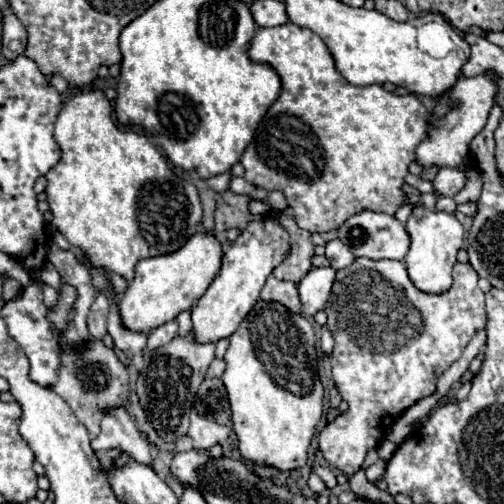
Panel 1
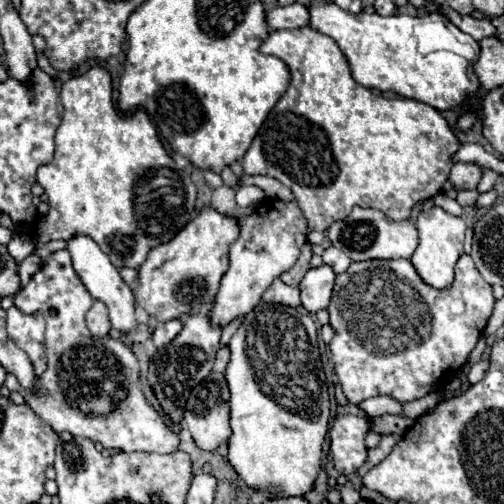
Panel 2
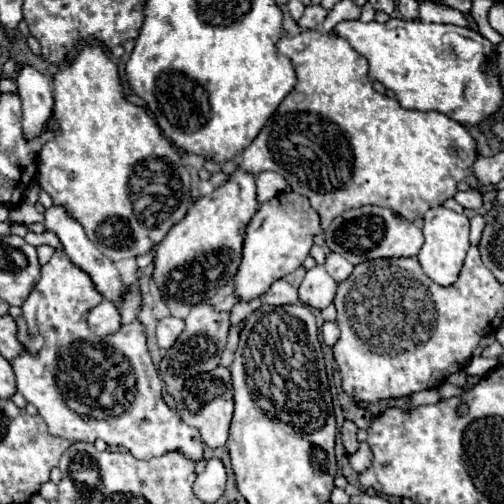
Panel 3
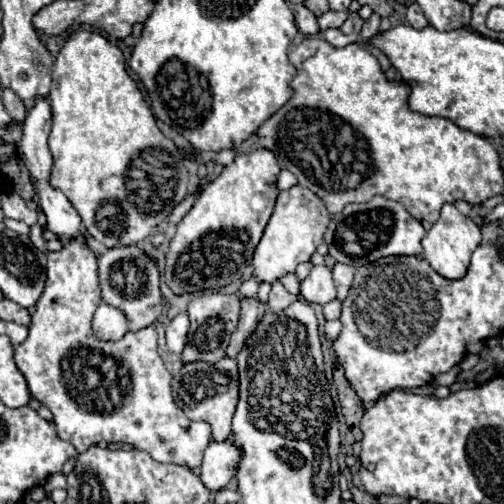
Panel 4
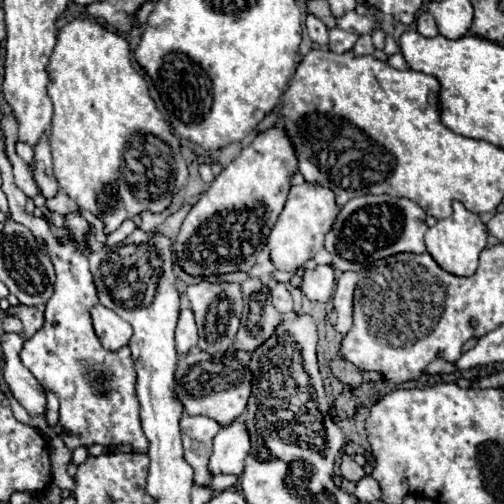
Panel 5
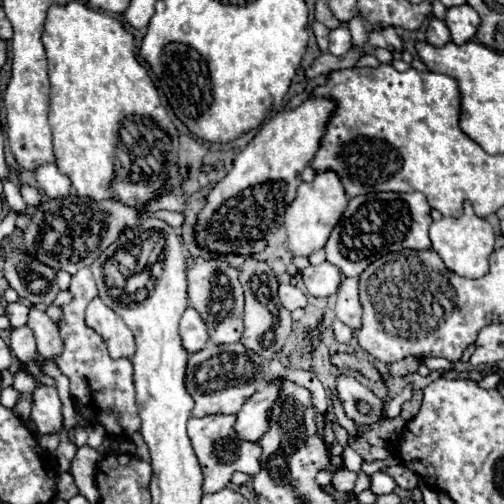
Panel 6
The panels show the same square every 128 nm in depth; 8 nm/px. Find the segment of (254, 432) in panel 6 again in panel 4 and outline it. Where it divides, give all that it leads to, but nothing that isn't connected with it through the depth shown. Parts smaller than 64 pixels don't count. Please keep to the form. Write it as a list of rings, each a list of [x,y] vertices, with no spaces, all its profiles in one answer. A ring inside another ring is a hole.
[[[230,440],[210,442],[202,462],[202,474],[200,474],[202,484],[212,492],[222,490],[236,474],[238,462],[240,462],[240,452],[236,452],[236,446]]]

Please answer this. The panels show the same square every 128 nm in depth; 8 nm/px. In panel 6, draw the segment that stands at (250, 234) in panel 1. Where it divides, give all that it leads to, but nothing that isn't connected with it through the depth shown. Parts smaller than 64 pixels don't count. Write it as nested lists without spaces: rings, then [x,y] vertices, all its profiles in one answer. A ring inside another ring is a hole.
[[[334,172],[316,174],[312,182],[302,182],[298,186],[294,202],[286,208],[284,214],[284,228],[286,228],[286,244],[292,256],[310,256],[312,252],[320,250],[336,222],[340,220],[348,198],[344,196],[344,188],[340,188],[340,178]]]

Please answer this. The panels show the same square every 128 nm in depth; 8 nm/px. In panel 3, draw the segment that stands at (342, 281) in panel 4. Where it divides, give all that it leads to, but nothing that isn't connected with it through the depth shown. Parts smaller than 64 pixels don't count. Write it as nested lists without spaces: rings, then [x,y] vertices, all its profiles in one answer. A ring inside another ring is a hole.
[[[328,254],[326,256],[326,262],[324,262],[324,268],[328,270],[328,274],[336,280],[336,282],[340,282],[340,280],[346,280],[350,274],[352,274],[352,264],[348,262],[348,260],[344,260],[340,254]]]

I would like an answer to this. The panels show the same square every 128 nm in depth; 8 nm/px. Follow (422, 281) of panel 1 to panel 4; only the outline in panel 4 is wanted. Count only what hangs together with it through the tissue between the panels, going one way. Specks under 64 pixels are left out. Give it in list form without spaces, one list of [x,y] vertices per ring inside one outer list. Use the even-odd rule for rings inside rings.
[[[444,204],[440,218],[432,224],[432,228],[426,232],[424,240],[422,240],[422,248],[424,248],[424,260],[444,278],[448,280],[458,280],[460,276],[464,276],[464,272],[468,270],[470,264],[470,256],[476,250],[476,246],[480,244],[480,228],[464,214],[460,214],[454,204]]]

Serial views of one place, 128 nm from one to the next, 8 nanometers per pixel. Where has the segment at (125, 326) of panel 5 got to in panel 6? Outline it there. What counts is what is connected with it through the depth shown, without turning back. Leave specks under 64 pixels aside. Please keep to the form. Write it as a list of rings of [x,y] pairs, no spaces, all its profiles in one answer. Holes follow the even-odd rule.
[[[94,298],[88,304],[86,320],[88,320],[88,326],[94,328],[102,336],[112,358],[130,358],[132,356],[132,352],[136,350],[132,330],[100,298]]]

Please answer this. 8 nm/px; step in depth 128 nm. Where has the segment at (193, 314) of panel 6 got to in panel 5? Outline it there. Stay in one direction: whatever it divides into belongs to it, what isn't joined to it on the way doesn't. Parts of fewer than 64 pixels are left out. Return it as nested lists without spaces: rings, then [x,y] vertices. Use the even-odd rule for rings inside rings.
[[[184,308],[176,324],[176,350],[180,354],[186,354],[190,348],[196,346],[196,340],[198,340],[198,332],[196,332],[192,310]]]

